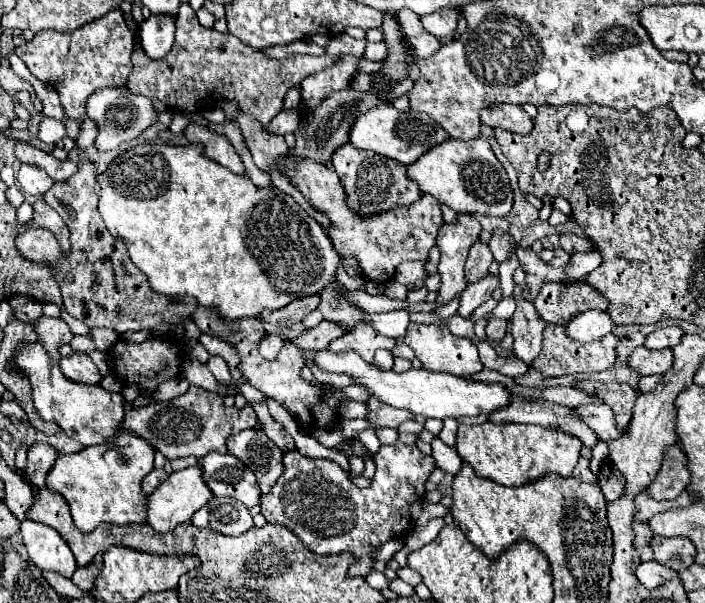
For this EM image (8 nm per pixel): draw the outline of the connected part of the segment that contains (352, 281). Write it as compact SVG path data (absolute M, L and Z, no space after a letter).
M341 262L337 268L337 279L340 280L348 290L352 290L352 292L364 288L364 280L362 280L362 278L350 278L350 276L346 274L346 270L344 270Z

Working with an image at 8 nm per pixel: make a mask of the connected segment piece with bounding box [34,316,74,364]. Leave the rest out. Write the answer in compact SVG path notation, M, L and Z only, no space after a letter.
M42 316L38 322L34 322L34 330L38 334L38 342L46 348L50 362L58 364L60 362L60 346L68 344L72 340L72 332L68 328L68 324L62 318L48 318Z

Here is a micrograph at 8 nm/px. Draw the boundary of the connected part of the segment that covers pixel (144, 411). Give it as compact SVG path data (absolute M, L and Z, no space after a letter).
M190 386L186 394L170 400L170 402L152 402L142 408L132 408L126 412L122 422L122 430L140 434L148 438L158 452L162 452L168 460L182 458L182 456L196 456L202 458L204 454L216 450L220 454L226 452L226 438L238 434L246 428L254 428L258 422L252 406L244 406L238 410L236 406L228 408L222 402L220 394Z

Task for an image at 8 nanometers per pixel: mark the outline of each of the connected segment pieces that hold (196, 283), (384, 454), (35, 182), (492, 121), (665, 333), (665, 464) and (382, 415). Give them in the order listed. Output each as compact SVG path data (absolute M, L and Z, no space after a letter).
M148 144L148 146L136 146L130 148L126 152L122 152L120 156L116 156L110 166L106 168L106 172L96 176L96 182L100 184L100 214L104 218L104 224L108 228L108 232L116 238L122 238L130 260L142 270L142 274L148 278L148 284L154 292L158 294L186 294L198 300L200 306L204 308L212 308L218 312L218 316L222 320L240 320L240 318L248 318L248 316L258 316L264 310L278 310L282 306L286 306L288 302L296 300L296 298L304 298L304 296L312 296L318 294L324 286L328 286L328 282L334 282L336 278L336 264L340 260L340 256L336 254L336 250L332 248L330 238L324 234L322 226L288 194L284 194L278 188L258 188L252 184L250 178L246 176L238 176L234 172L230 172L228 168L208 160L202 156L202 146L194 146L194 144L186 144L186 146L156 146L156 144Z
M394 442L390 446L382 446L376 454L376 476L368 488L356 488L348 474L332 460L326 458L306 458L300 452L292 450L284 454L284 474L272 486L272 490L260 498L262 514L272 524L282 524L290 528L302 544L316 554L342 554L350 552L356 558L372 558L372 550L392 538L400 538L412 530L410 506L418 500L424 500L426 490L424 484L430 472L436 468L432 456L422 454L416 446L408 446L402 442Z
M22 164L18 170L18 184L24 190L24 194L28 196L42 196L44 192L48 192L52 188L52 180L48 178L48 174L44 174L42 170L36 170L36 166L28 166Z
M500 104L500 106L484 108L480 112L480 122L492 128L502 128L518 134L528 134L534 128L532 118L524 112L522 106L516 104Z
M668 326L668 328L658 328L652 334L646 336L644 346L648 350L664 350L664 348L672 348L676 346L676 342L680 342L682 338L682 330L678 326Z
M668 446L656 482L652 482L646 492L654 500L674 500L686 486L688 472L684 466L684 452L678 446Z
M370 398L370 402L366 404L370 408L370 414L368 414L368 420L374 424L374 426L390 426L390 428L396 428L398 424L402 424L404 420L412 420L414 414L408 412L408 410L398 410L394 406L388 406L384 404L382 400L378 398Z

